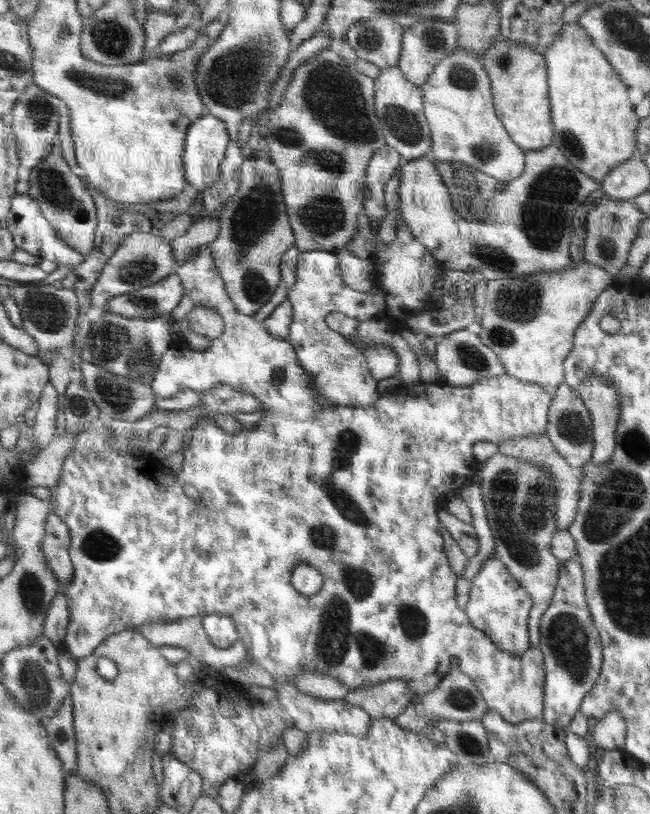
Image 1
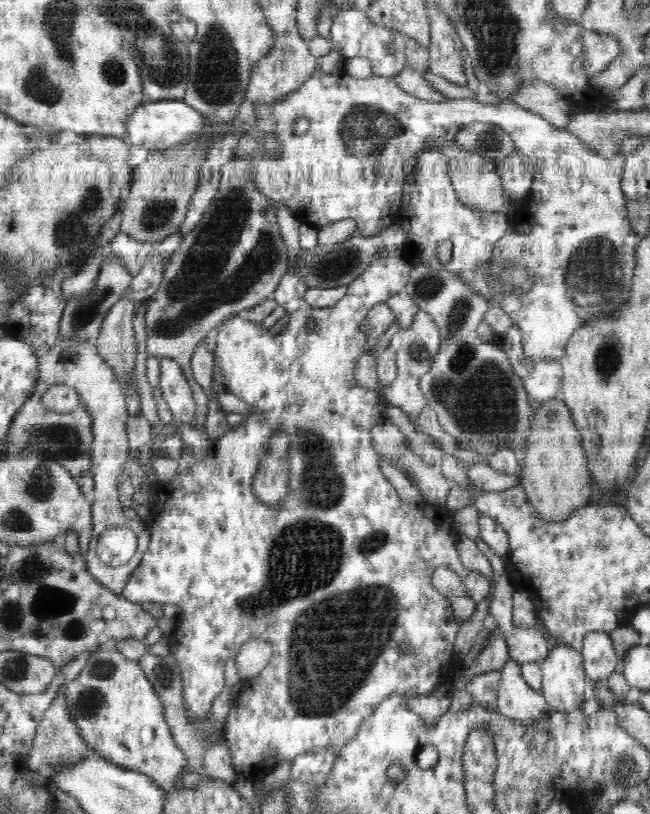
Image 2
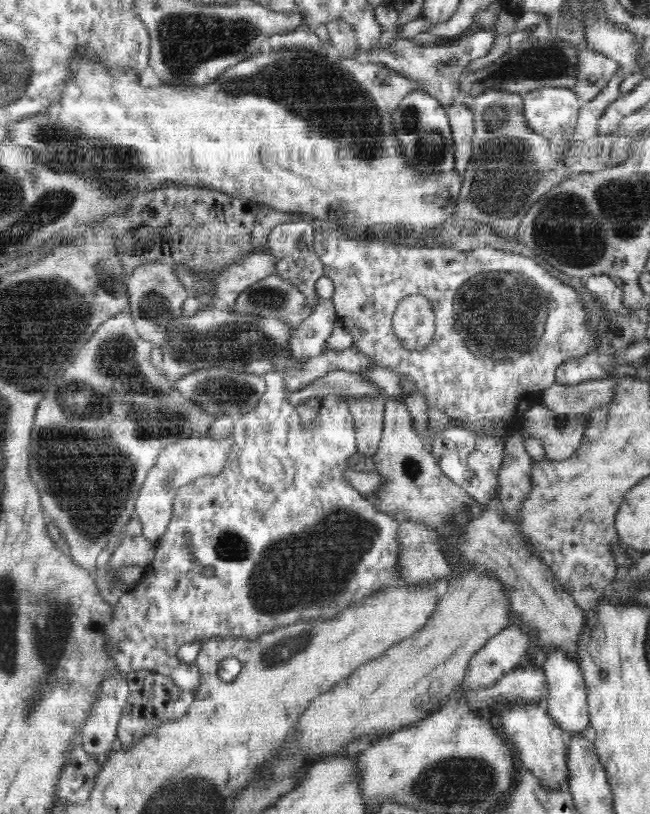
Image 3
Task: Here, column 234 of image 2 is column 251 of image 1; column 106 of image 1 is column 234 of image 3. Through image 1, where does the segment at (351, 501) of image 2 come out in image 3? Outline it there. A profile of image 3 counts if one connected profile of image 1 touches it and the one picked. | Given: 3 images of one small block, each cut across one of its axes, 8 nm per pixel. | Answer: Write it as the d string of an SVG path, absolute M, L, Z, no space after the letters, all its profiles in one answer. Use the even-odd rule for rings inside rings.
M270 370L264 377L267 388L260 402L257 402L256 406L246 414L233 416L234 427L231 436L235 444L229 453L229 460L224 469L217 476L200 476L177 491L166 532L156 540L157 549L154 560L145 567L142 580L118 600L114 606L114 616L111 621L109 619L104 624L104 644L108 645L110 656L114 657L118 670L124 674L134 670L155 671L160 675L170 677L180 690L188 691L195 697L201 675L194 663L186 664L177 659L176 654L182 644L190 644L196 640L200 642L222 640L224 637L253 641L261 634L300 620L308 622L308 620L333 618L334 615L340 613L340 610L345 610L354 603L360 603L366 595L372 594L373 591L404 582L399 576L400 541L396 539L399 522L392 515L376 509L369 500L362 497L362 494L353 488L344 475L350 458L358 452L356 429L354 429L348 401L342 399L344 396L328 394L322 398L322 406L316 418L311 422L312 426L305 426L296 407L285 398L288 390L284 386L283 374L279 370Z

